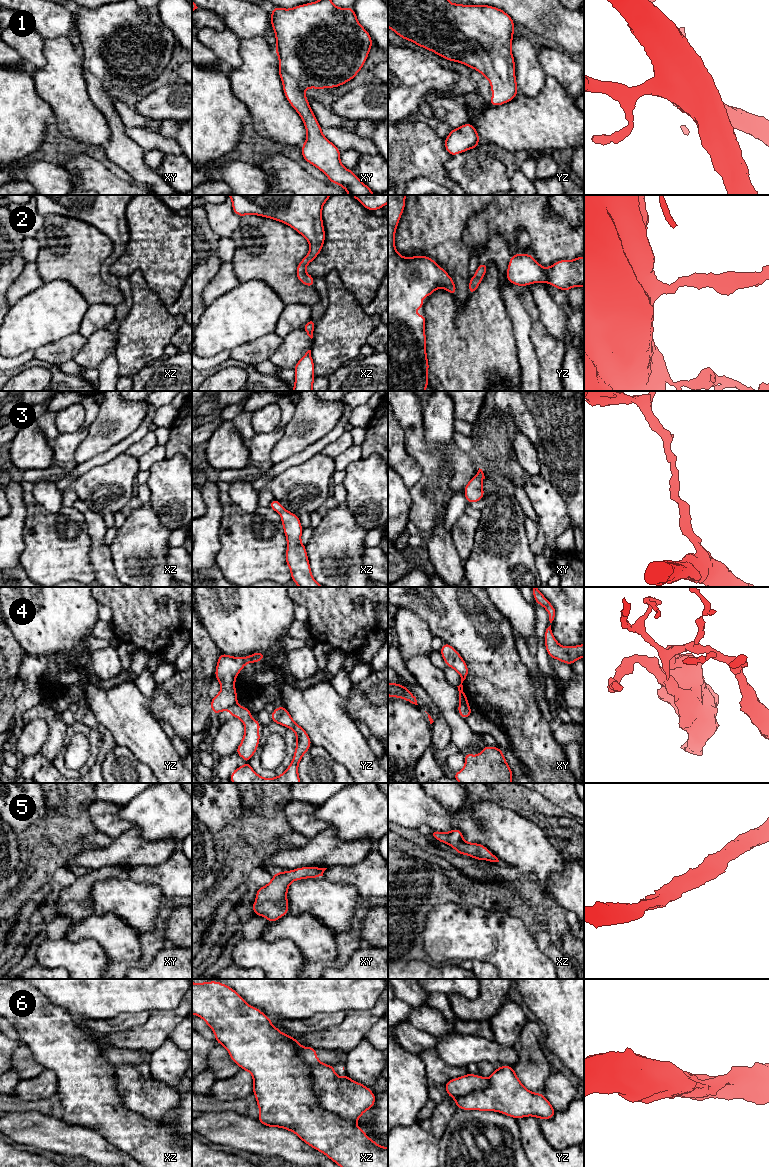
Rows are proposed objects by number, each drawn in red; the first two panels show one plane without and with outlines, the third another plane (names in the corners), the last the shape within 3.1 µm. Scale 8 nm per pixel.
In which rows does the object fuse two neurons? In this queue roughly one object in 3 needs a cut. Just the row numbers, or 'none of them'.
4

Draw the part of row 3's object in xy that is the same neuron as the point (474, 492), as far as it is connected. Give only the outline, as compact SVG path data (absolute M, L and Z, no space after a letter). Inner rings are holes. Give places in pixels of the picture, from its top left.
M479 468L477 474L466 484L464 495L468 504L475 503L483 499L484 489L482 482L485 479L482 469Z

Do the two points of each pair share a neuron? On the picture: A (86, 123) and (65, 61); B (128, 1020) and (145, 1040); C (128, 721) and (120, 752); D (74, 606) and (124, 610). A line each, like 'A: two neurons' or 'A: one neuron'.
A: one neuron
B: two neurons
C: two neurons
D: two neurons

